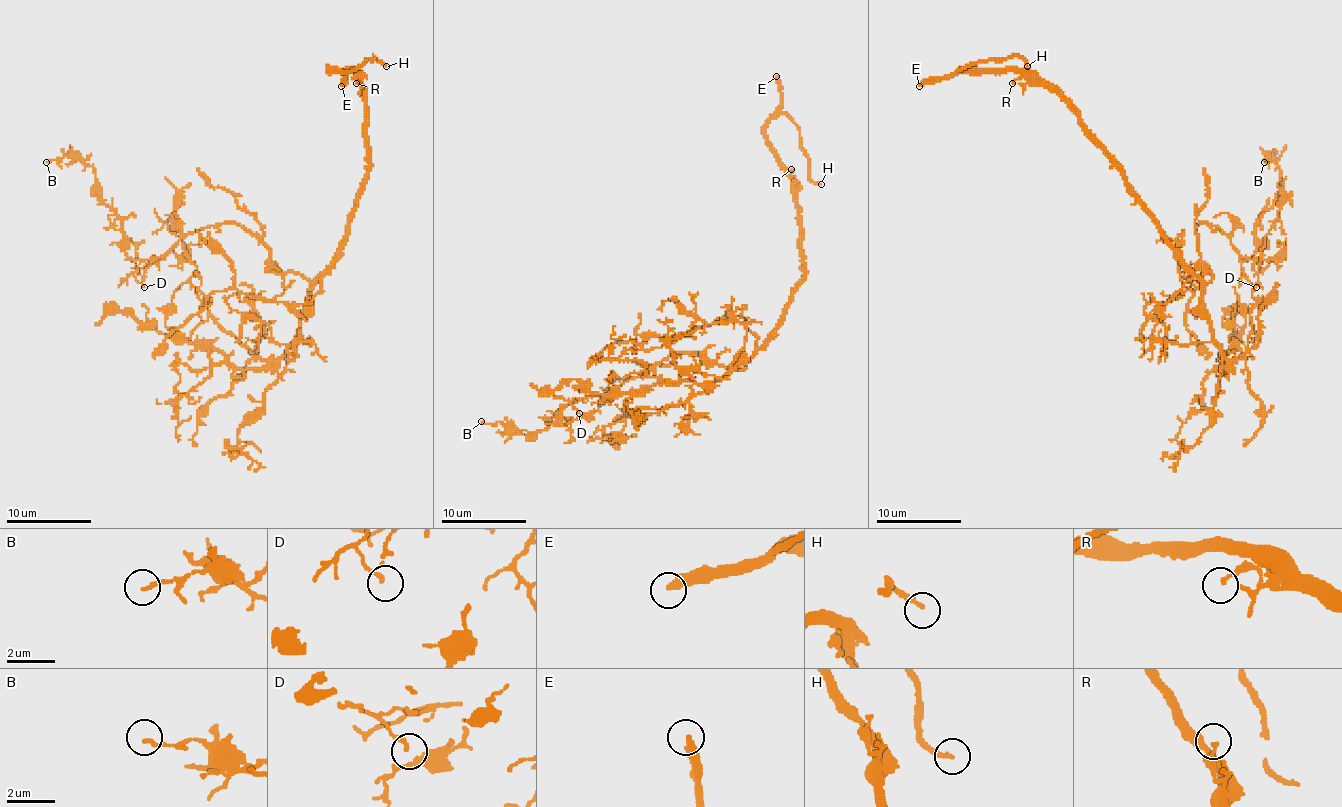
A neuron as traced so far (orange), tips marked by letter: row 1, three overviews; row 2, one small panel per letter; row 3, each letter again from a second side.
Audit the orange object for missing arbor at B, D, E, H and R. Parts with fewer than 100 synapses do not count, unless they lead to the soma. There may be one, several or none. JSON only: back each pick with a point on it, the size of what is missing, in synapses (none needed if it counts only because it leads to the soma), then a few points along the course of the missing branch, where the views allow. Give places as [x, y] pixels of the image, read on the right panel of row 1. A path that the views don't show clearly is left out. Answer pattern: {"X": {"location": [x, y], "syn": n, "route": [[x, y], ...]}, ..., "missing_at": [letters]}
{"E": {"location": [919, 86], "syn": 120}, "H": {"location": [1027, 66], "route": [[1027, 66], [1050, 94], [1057, 94], [1099, 134], [1110, 168], [1152, 219], [1167, 257], [1173, 257]]}, "missing_at": ["E", "H"]}

